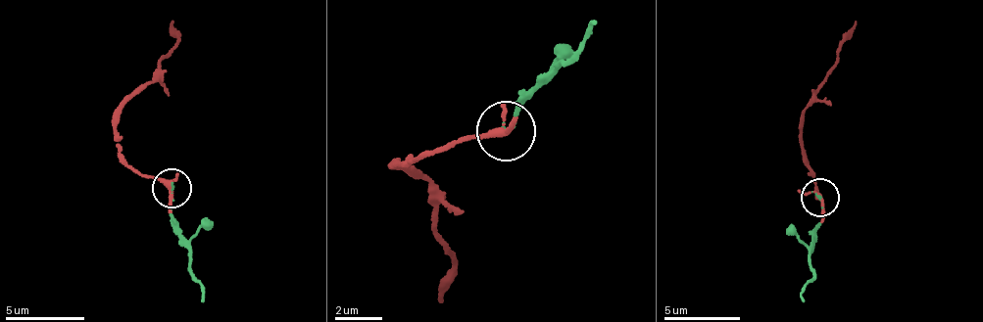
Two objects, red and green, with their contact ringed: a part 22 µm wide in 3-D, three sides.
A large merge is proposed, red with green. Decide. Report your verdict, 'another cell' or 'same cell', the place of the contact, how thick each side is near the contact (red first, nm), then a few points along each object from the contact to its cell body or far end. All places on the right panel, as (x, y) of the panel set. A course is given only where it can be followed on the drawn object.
same cell; at (819, 198); 240 nm thick on the red side, 90 nm on the other; red runs (820, 199), (806, 151), (803, 110), (857, 22); green runs (820, 199), (820, 227), (810, 253), (814, 280), (801, 295), (806, 300)

